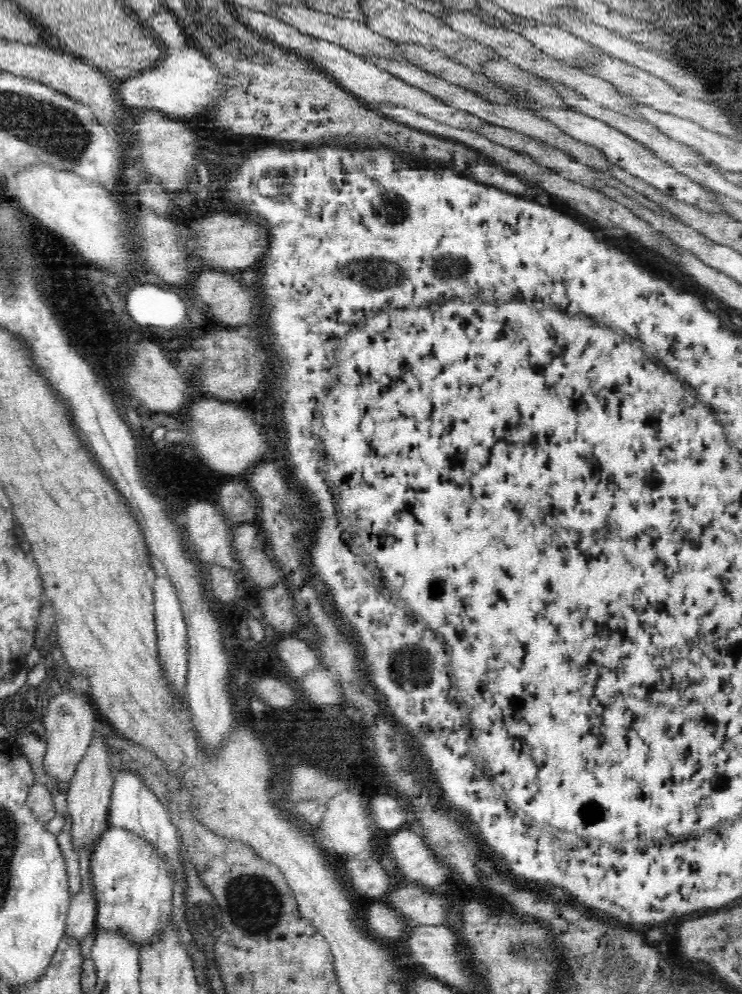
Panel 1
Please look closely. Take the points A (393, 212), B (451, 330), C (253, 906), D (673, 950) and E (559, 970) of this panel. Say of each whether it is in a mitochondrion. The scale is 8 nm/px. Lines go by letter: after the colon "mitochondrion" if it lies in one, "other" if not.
A: mitochondrion
B: other
C: mitochondrion
D: other
E: mitochondrion

